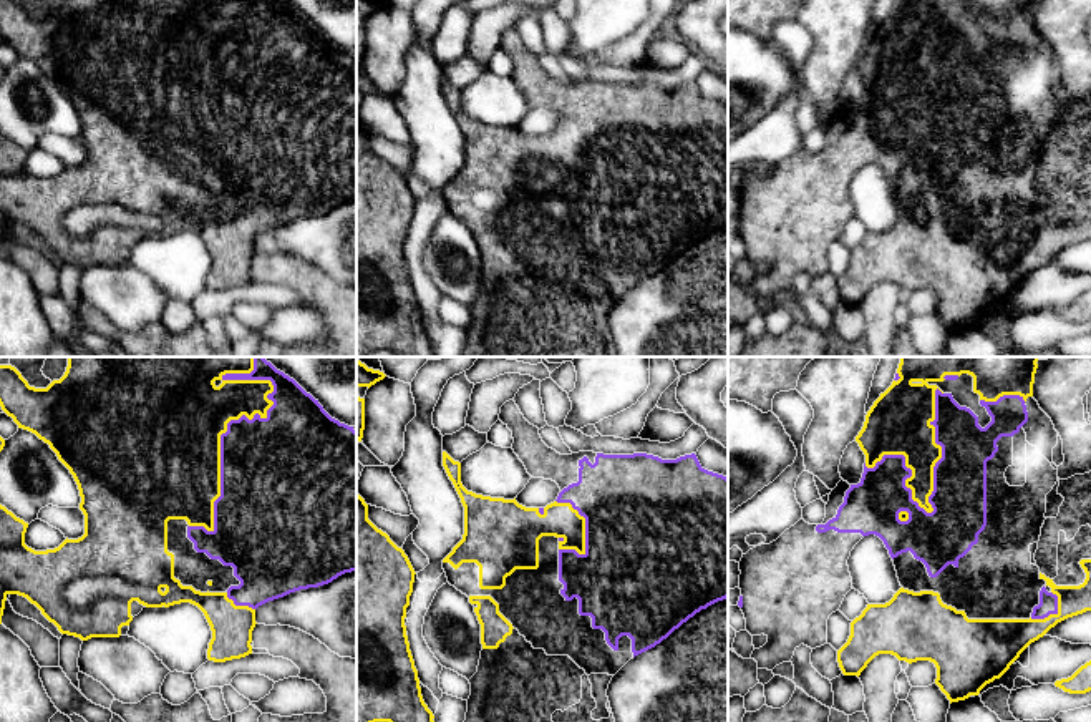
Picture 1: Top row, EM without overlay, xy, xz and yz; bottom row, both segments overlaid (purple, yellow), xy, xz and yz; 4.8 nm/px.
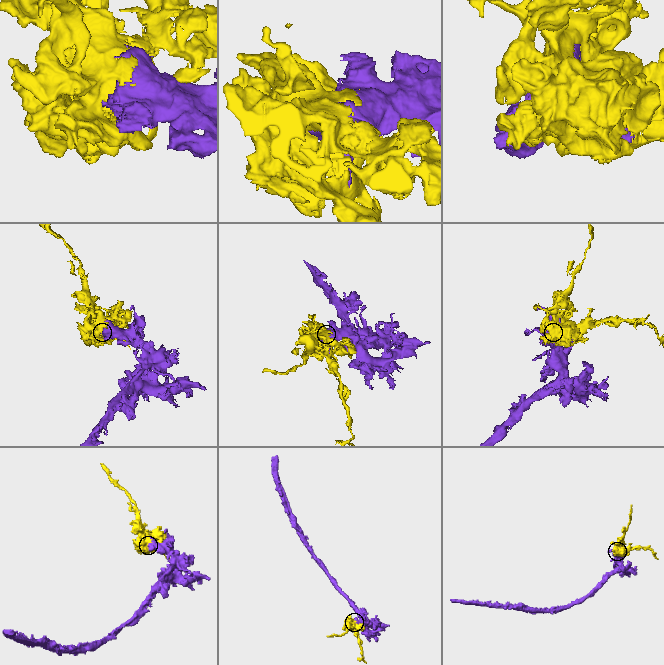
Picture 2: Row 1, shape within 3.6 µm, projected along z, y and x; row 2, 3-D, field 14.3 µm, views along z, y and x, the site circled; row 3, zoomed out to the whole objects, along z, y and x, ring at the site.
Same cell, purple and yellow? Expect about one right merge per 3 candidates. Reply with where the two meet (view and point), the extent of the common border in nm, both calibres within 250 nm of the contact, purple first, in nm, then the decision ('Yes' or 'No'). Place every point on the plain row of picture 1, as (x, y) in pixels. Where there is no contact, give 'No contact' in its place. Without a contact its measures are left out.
Touches purple at xy (221, 78). Shared border 800 nm. Thickness 480 nm (purple) against 500 nm. Yes

